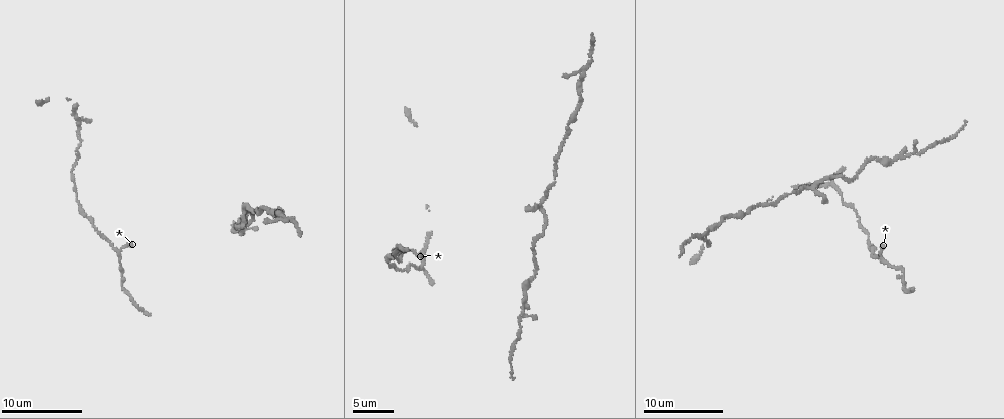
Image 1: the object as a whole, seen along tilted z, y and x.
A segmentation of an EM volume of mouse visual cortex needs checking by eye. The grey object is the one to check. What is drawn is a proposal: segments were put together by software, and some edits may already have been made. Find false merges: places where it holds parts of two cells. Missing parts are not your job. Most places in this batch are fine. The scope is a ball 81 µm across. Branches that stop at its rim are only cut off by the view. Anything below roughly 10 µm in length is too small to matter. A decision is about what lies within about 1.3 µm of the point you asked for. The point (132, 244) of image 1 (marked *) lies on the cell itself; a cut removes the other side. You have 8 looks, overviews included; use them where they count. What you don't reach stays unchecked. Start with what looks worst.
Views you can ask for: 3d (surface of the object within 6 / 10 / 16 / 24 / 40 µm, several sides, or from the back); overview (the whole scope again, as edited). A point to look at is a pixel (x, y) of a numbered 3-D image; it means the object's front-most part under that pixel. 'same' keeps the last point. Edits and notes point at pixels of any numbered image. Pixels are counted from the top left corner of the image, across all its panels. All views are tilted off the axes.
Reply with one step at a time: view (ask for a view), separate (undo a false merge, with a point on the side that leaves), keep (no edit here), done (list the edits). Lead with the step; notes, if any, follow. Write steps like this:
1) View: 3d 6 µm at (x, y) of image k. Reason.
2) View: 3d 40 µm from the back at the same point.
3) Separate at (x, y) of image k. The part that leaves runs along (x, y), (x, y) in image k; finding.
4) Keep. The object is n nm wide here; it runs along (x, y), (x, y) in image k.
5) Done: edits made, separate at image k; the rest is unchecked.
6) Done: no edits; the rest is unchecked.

View: 3d 10 µm at (881, 261) of image 1. Three arms meet.

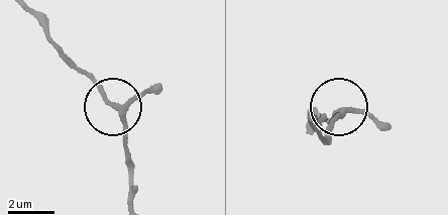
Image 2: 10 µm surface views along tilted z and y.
View: 3d 10 µm from the back at (342, 109) of image 2.

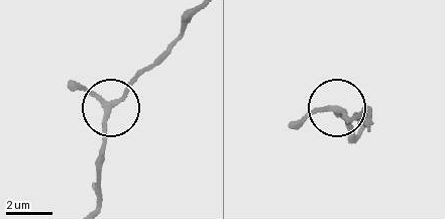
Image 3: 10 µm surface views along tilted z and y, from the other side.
Keep. The object is 180 nm wide here; it runs along (71, 88), (114, 105), (157, 61) in image 3; all the same cell.

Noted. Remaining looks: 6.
View: 3d 16 µm at (553, 165) of image 1. Thick turns thin.

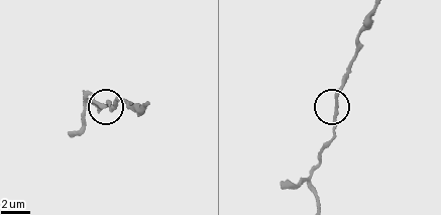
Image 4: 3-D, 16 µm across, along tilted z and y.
Keep. The object is 210 nm wide here; one cell here.

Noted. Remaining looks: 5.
View: 3d 16 µm at (523, 290) of image 1.

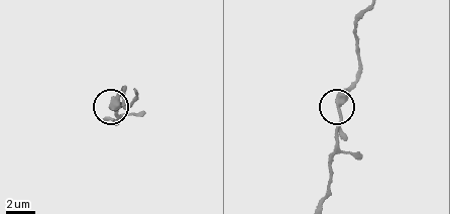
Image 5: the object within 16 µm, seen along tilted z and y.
Keep. The side arm is 13 µm long; continuous, no second cell.

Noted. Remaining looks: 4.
View: 3d 10 µm at (540, 201) of image 1. Three-way junction.

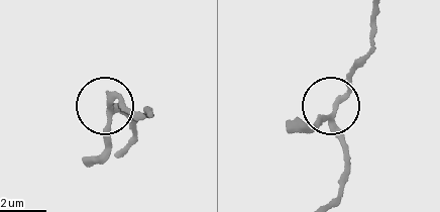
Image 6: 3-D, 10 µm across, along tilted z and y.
View: 3d 6 µm at (337, 102) of image 6.

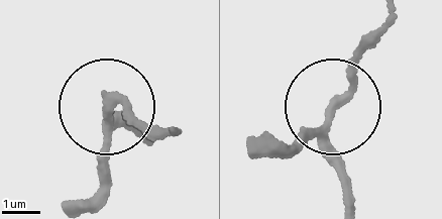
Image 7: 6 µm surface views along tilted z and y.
Keep. All the same cell.

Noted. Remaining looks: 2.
Done: no edits; the rest is unchecked.

